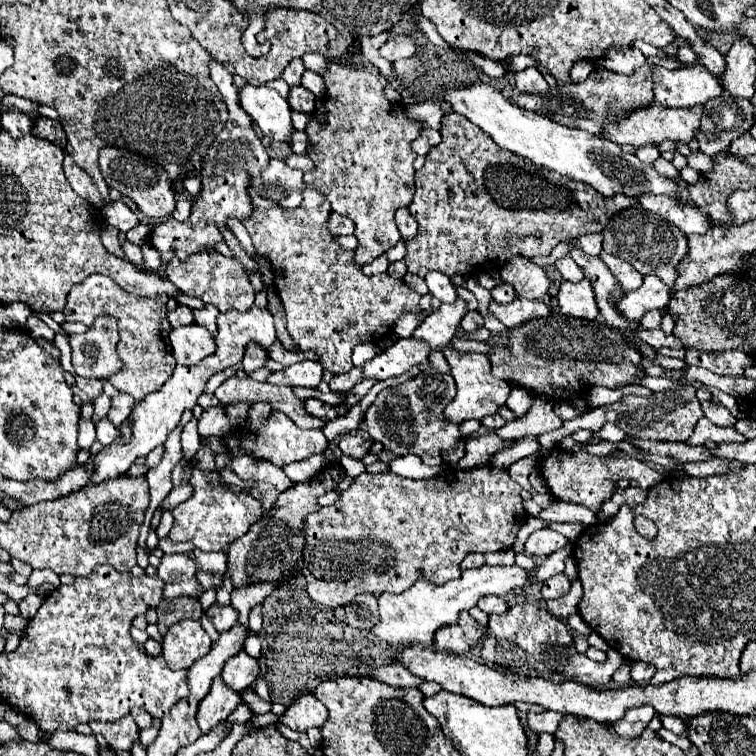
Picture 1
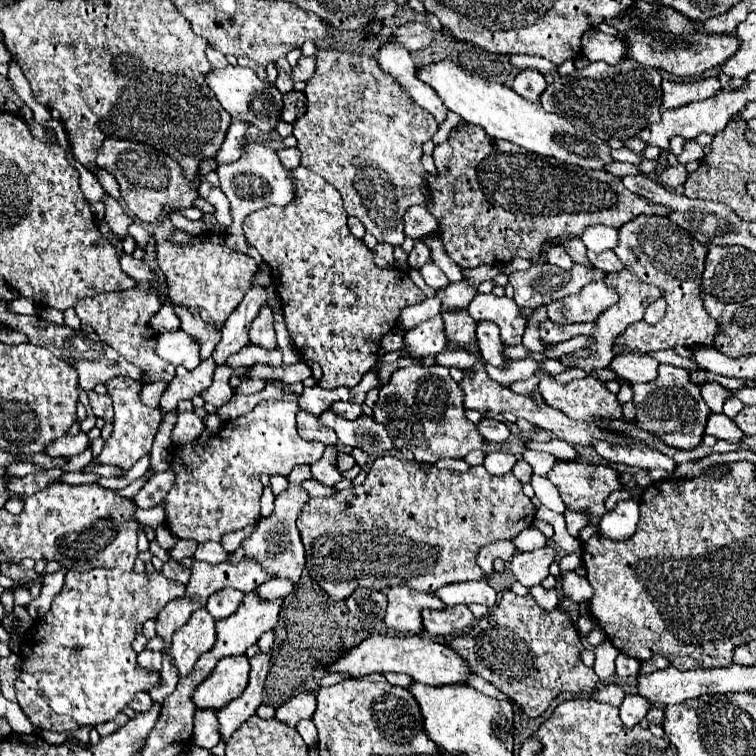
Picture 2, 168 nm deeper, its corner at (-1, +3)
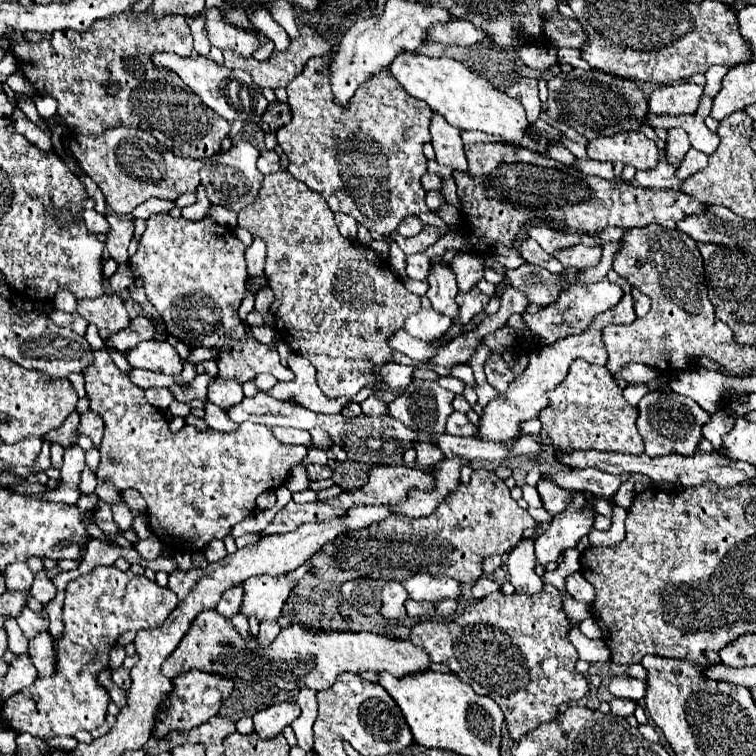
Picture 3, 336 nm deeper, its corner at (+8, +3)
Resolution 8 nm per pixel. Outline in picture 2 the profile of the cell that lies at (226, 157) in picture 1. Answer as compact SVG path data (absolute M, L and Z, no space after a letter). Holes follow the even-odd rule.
M207 45L207 59L209 59L213 69L223 69L223 65L227 65L225 55L221 51L217 51L215 47L211 47L211 45Z

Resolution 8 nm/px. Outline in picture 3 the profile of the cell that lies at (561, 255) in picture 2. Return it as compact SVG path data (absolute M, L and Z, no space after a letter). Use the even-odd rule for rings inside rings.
M526 239L526 241L520 245L520 255L522 255L528 263L540 265L540 267L552 271L552 273L562 273L562 271L564 271L562 263L560 263L556 257L548 255L534 239Z

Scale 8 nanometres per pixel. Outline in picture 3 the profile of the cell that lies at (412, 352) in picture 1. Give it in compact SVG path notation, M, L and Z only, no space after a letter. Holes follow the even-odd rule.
M420 309L418 313L406 317L404 331L410 333L414 339L434 341L440 339L452 327L452 319L436 313L434 309Z

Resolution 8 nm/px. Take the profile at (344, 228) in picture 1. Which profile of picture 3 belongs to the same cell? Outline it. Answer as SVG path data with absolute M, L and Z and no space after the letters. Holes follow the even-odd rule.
M336 213L336 225L338 225L338 229L340 229L340 233L342 233L344 237L356 239L358 223L356 223L352 217L348 217L348 215L344 215L344 213Z

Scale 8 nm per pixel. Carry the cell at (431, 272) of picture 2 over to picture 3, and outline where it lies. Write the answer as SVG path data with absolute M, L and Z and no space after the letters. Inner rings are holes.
M416 253L416 255L408 255L406 257L406 273L410 279L418 279L418 281L426 281L428 273L430 273L430 257L424 253Z

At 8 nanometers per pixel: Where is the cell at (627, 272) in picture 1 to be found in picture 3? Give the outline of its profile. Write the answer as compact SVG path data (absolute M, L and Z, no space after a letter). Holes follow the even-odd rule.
M578 243L576 247L568 247L562 251L556 251L554 257L564 265L564 267L594 267L602 259L602 249L600 247L586 247Z

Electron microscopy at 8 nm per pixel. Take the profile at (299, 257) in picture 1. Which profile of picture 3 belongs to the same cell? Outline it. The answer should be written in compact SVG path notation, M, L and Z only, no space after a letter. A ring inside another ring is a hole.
M288 171L264 177L258 199L238 213L238 227L248 229L252 237L260 237L268 245L264 273L268 287L280 301L274 315L276 329L294 353L306 357L316 367L316 381L322 393L330 399L354 397L362 387L368 387L374 381L372 367L392 359L392 349L386 345L386 339L404 325L410 313L420 309L420 297L404 287L384 259L370 255L362 243L342 237L334 213L320 193L314 193L308 185L290 177Z

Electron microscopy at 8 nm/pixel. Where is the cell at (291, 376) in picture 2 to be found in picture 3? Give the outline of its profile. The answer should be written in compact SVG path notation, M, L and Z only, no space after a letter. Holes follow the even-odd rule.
M156 213L146 219L146 231L142 235L136 255L130 259L130 267L134 273L142 277L146 297L164 319L170 335L194 347L220 349L218 355L220 379L236 379L238 383L244 383L260 373L270 373L278 381L292 381L294 373L290 371L290 367L284 367L280 363L278 353L262 343L256 343L254 339L248 339L248 327L238 319L238 305L244 299L248 277L244 249L246 247L230 233L230 229L218 225L210 217L204 217L202 221L186 221L182 217L172 219L168 213Z

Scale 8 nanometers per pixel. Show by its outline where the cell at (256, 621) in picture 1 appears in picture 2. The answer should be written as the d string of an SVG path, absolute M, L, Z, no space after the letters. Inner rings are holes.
M275 579L275 581L269 581L267 585L259 587L257 591L265 599L281 599L281 597L287 597L293 587L295 585L293 585L291 579Z

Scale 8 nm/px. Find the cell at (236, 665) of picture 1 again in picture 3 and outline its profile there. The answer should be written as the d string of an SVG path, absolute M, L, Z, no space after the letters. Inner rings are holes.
M202 671L184 673L172 681L174 681L174 689L162 701L164 709L160 711L158 721L154 725L154 731L152 731L152 735L156 739L162 739L172 729L188 731L188 729L194 729L194 727L206 723L210 717L218 715L222 701L226 701L226 697L230 697L230 693L234 689L234 681L230 681L228 677L218 677L216 673L202 673Z

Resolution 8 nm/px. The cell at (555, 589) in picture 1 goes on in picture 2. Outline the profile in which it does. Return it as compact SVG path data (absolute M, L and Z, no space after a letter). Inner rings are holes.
M569 571L569 573L563 573L561 593L563 593L563 597L573 599L575 603L583 603L593 597L593 587L589 585L587 577L581 577L575 571Z

